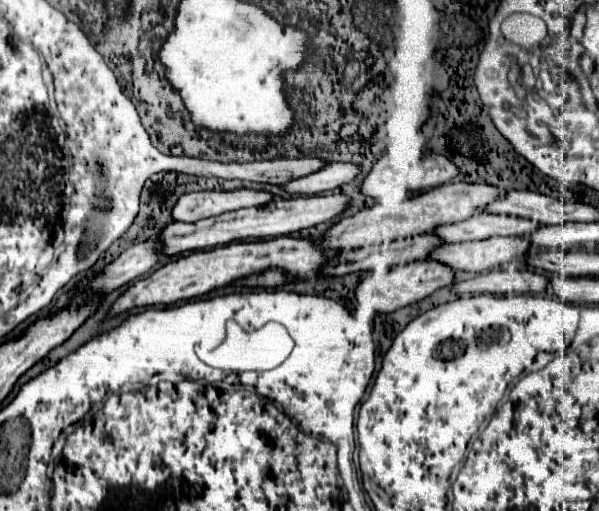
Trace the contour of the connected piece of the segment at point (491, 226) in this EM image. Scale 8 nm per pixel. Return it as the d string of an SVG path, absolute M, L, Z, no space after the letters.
M479 214L479 216L471 216L463 222L437 226L431 234L435 234L441 242L449 244L449 242L485 240L491 236L523 236L523 234L527 236L535 228L539 228L539 224L525 220L525 218Z

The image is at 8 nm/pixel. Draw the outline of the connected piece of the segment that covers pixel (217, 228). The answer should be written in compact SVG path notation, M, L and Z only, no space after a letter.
M327 194L327 196L297 196L289 200L275 198L269 204L255 206L255 208L239 208L233 212L225 212L219 216L211 216L207 220L199 220L193 224L183 222L171 222L167 224L159 238L161 238L161 254L173 258L183 252L197 252L197 250L209 250L217 246L227 246L231 242L247 240L247 238L277 238L277 236L289 236L291 232L311 228L321 222L331 222L335 216L339 216L349 204L349 198L343 194Z

